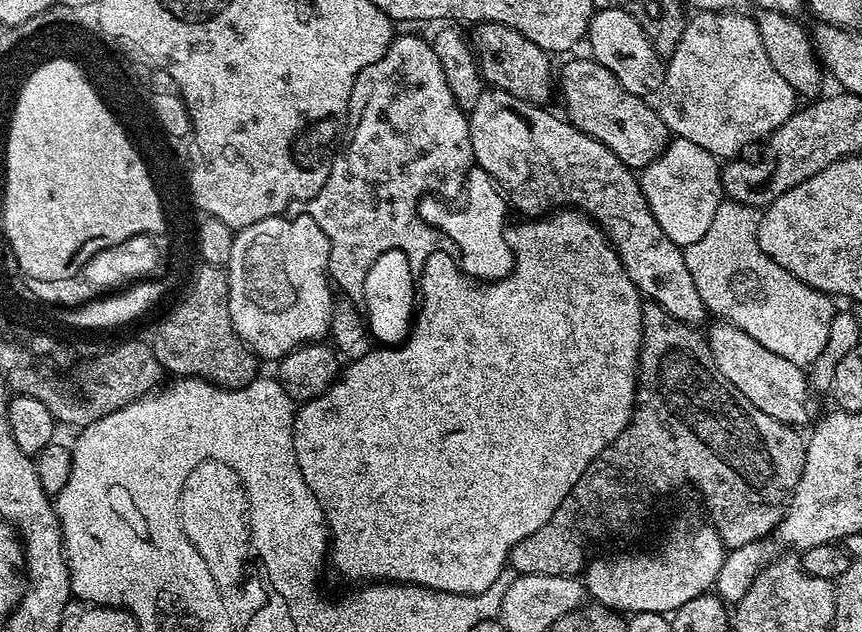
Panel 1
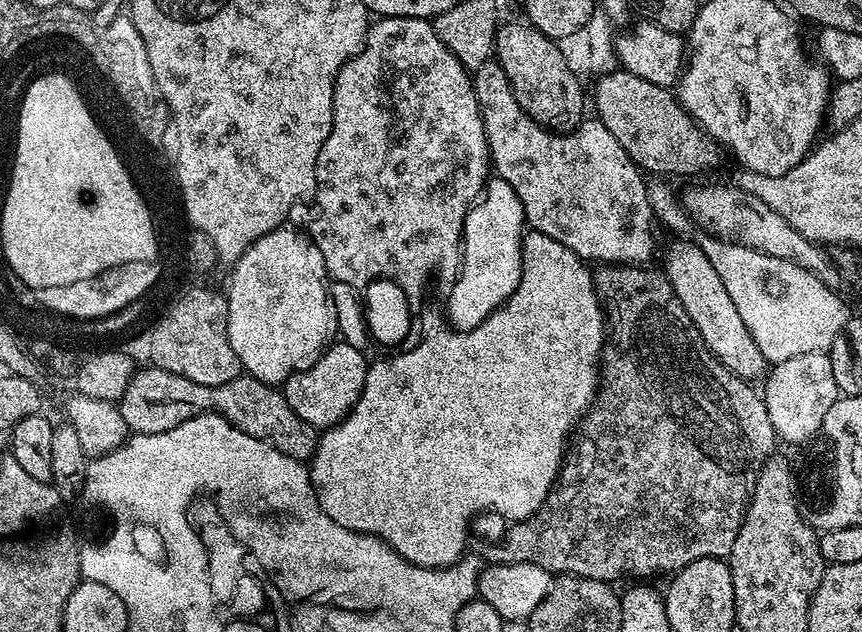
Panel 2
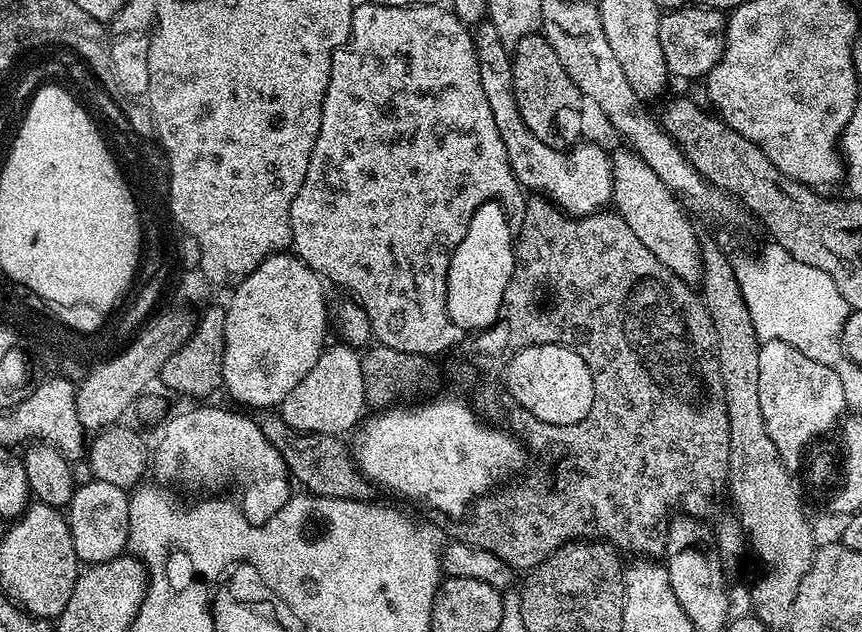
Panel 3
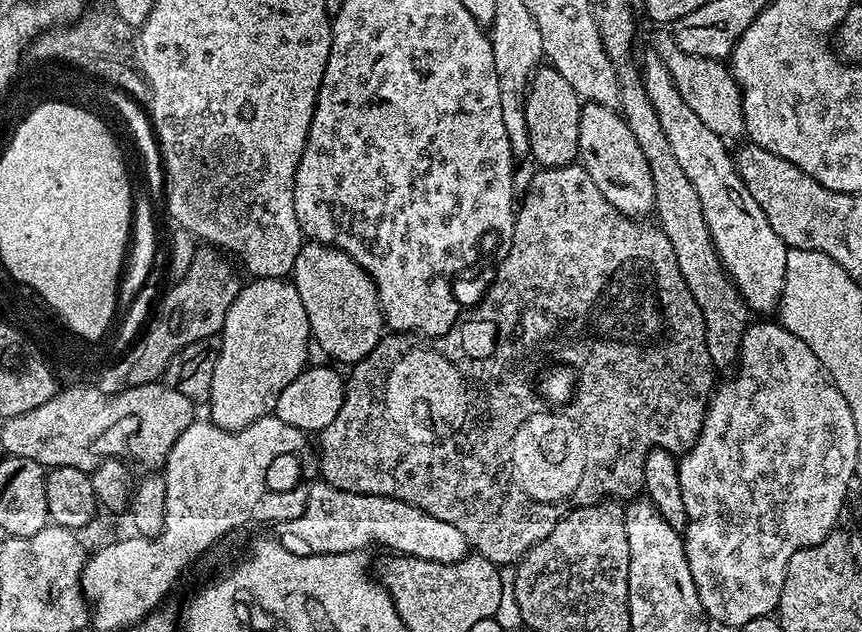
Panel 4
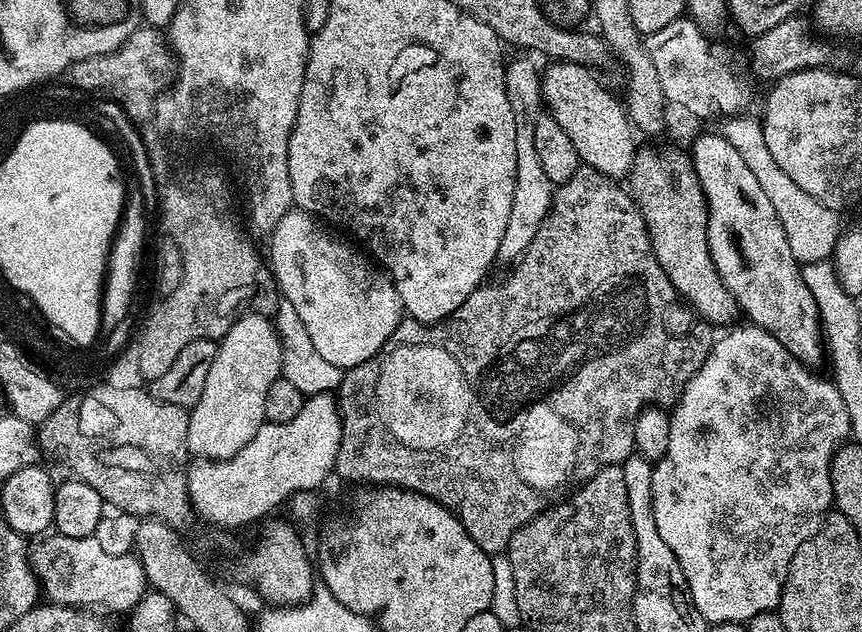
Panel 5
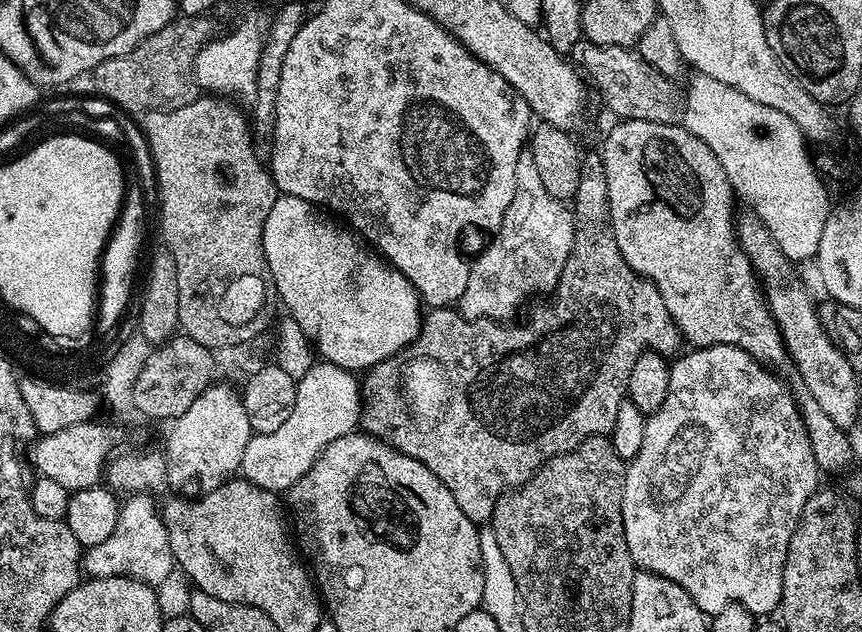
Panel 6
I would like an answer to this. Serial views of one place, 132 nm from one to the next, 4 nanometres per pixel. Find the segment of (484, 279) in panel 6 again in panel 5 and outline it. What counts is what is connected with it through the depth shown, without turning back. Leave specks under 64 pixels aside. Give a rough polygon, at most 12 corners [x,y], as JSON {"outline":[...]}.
{"outline":[[504,69],[514,110],[514,202],[499,259],[515,262],[552,208],[554,185],[534,150],[541,69]]}

